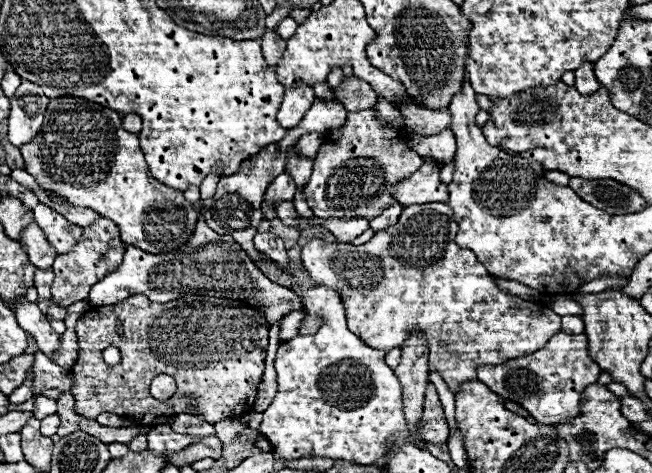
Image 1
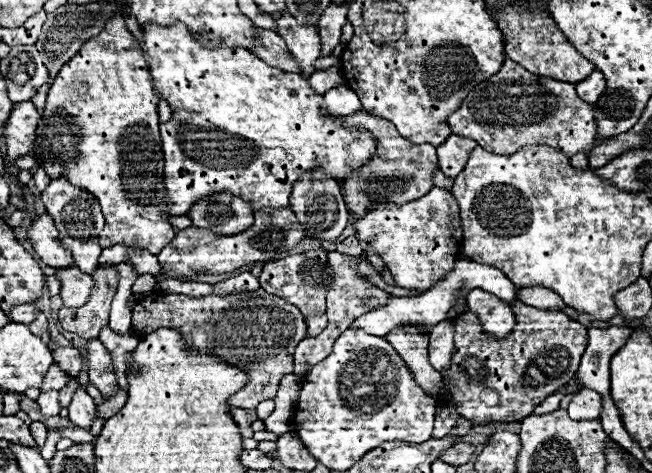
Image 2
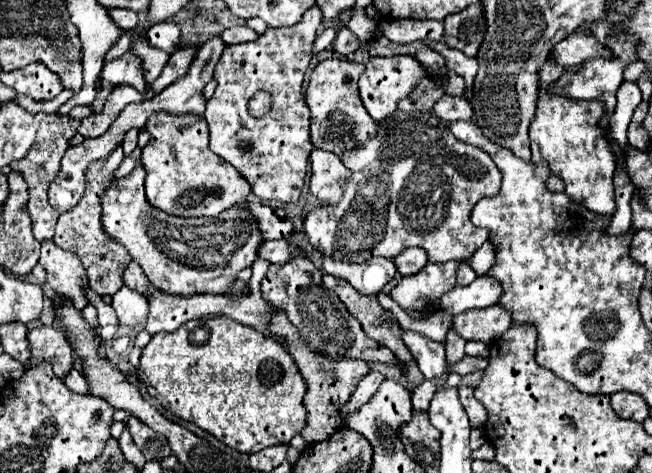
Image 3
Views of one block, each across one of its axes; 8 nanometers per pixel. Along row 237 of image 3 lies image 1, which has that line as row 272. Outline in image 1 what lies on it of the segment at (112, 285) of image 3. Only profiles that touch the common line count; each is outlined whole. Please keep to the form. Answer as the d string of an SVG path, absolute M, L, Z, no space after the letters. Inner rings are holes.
M98 218L94 224L84 226L76 246L66 254L58 254L58 258L52 264L52 270L56 274L54 286L52 286L52 300L58 306L68 306L76 300L88 298L90 288L96 282L100 282L100 278L104 278L108 272L116 270L116 266L120 266L124 256L124 246L126 244L120 240L118 226L112 220Z

